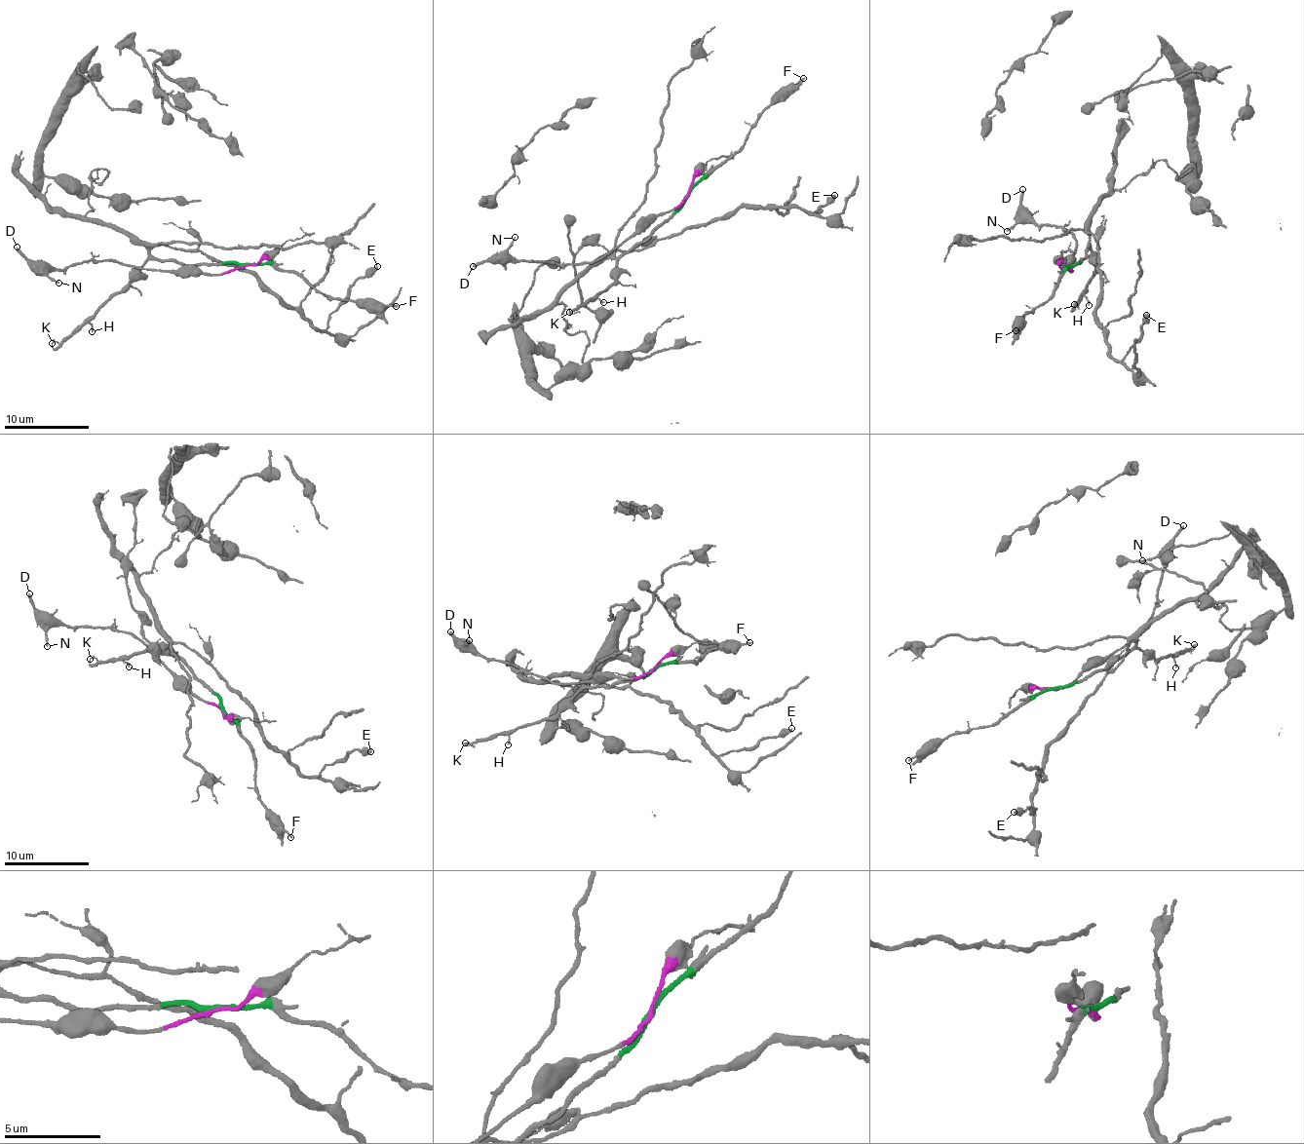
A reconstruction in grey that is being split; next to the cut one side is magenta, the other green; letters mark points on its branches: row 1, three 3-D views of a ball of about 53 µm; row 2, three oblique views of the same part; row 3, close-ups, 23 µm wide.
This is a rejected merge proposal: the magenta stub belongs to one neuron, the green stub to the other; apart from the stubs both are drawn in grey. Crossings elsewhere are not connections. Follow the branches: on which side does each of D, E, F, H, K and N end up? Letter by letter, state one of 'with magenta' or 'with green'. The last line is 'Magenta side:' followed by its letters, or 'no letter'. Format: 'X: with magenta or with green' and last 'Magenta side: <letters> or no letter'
D: with magenta
E: with green
F: with green
H: with green
K: with green
N: with magenta
Magenta side: D, N

